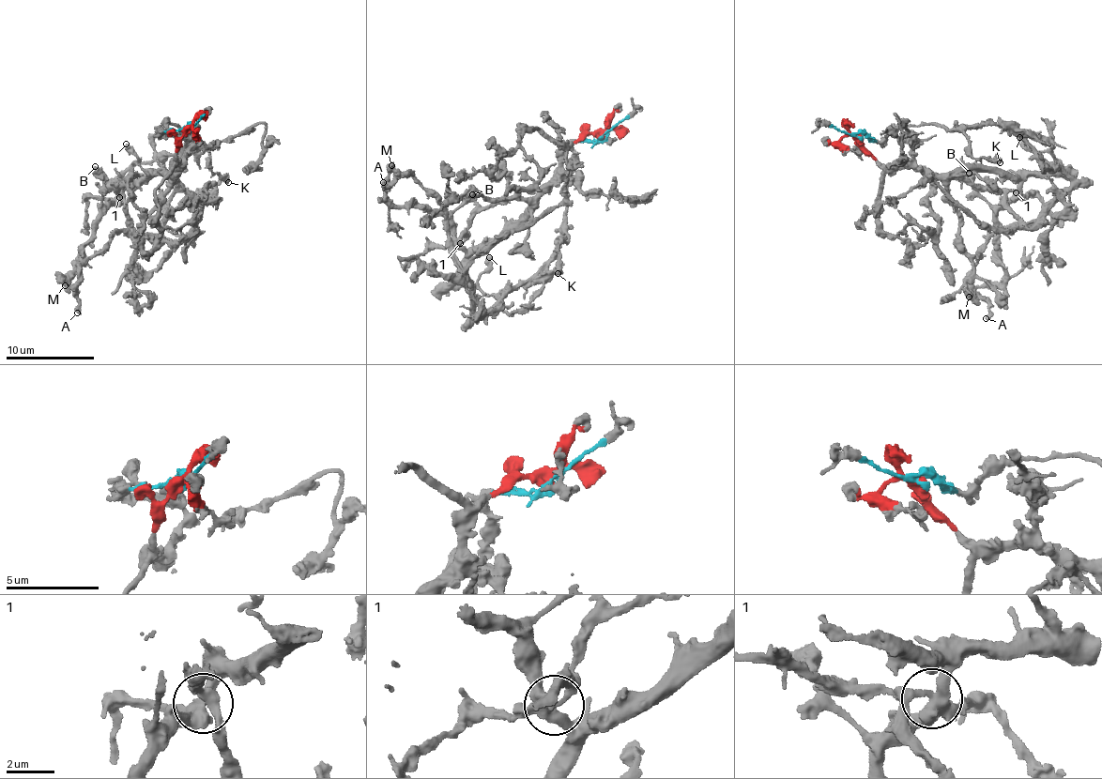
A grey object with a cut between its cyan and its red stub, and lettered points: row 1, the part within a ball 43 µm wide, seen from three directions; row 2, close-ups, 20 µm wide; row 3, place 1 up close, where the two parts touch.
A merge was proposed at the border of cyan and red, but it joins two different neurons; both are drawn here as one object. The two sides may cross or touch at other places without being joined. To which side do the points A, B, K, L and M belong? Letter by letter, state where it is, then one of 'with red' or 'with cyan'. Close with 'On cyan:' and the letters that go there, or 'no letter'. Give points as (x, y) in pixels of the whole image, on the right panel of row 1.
A: place (986, 318); with cyan
B: place (969, 173); with red
K: place (1000, 162); with cyan
L: place (1019, 137); with red
M: place (969, 297); with red
On cyan: A, K

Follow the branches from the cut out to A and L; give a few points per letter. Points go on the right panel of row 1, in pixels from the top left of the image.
A: (857, 135), (1002, 125), (1068, 179), (1041, 219), (998, 230), (980, 251), (971, 288), (988, 303), (985, 319)
L: (857, 135), (882, 163), (925, 165), (937, 175), (1043, 174), (1055, 165), (1051, 155), (1026, 147), (1019, 136)

